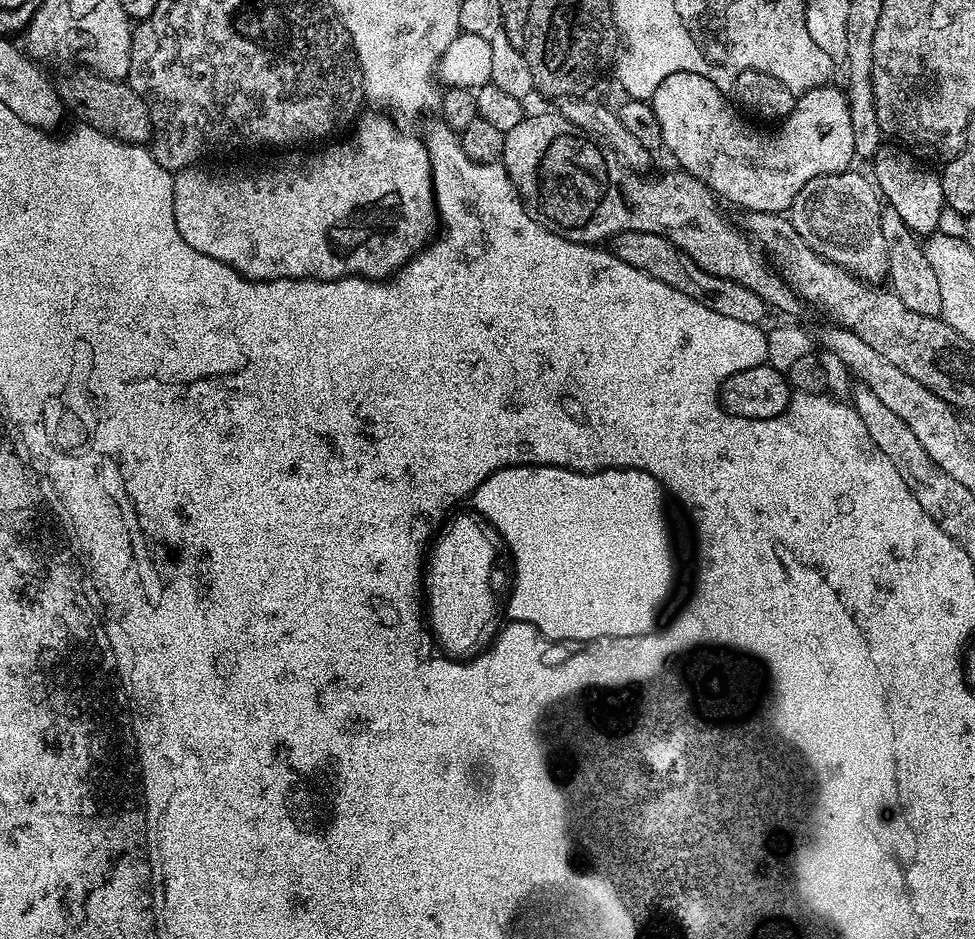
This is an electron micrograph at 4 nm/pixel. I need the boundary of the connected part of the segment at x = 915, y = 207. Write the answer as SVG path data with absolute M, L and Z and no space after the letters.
M882 146L871 161L876 171L874 184L887 207L898 210L902 222L917 234L931 234L940 227L940 215L946 207L940 177L931 172L917 157L900 146Z

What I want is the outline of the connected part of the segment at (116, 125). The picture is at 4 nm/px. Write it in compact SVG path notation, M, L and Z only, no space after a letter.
M72 70L64 81L56 84L56 92L64 103L65 109L77 116L81 125L96 128L102 134L112 136L123 144L147 145L152 138L152 123L150 122L150 110L146 110L146 102L138 98L138 94L123 80L111 80L105 76L99 76L96 72L87 70Z

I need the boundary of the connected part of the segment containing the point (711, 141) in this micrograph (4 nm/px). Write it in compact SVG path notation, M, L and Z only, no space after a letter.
M676 72L670 75L662 82L662 86L658 86L658 90L654 90L650 103L654 114L658 114L658 123L662 125L664 148L672 151L673 158L680 163L677 165L683 171L701 180L717 197L737 204L740 210L784 214L791 209L798 190L802 190L808 180L813 180L815 176L847 172L853 167L856 151L848 98L841 89L839 92L832 87L815 87L803 93L791 114L779 121L777 128L780 129L772 133L751 128L743 115L732 116L734 104L725 89L714 86L714 82L702 74Z

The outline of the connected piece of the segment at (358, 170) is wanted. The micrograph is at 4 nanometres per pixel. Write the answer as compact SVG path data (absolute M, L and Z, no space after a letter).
M367 112L359 117L355 125L356 133L349 140L344 140L341 144L329 143L329 148L324 153L316 152L313 156L304 156L293 164L282 165L281 168L264 168L261 172L250 173L249 176L239 176L236 172L207 172L204 166L193 166L175 173L172 193L174 222L178 226L178 234L182 234L185 242L194 246L198 254L206 254L218 262L230 265L246 280L341 280L344 276L387 280L433 239L438 228L436 196L432 192L432 167L427 143L421 137L419 140L418 137L403 132L388 117Z

